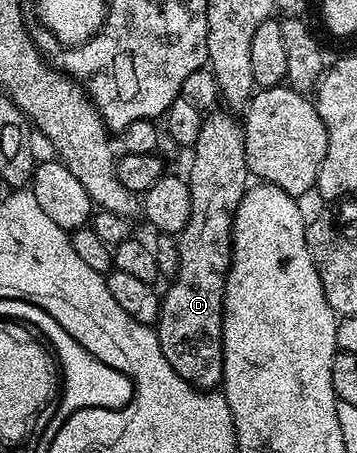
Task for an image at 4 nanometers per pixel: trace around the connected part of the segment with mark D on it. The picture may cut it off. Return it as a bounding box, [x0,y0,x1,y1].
[154,112,250,388]

